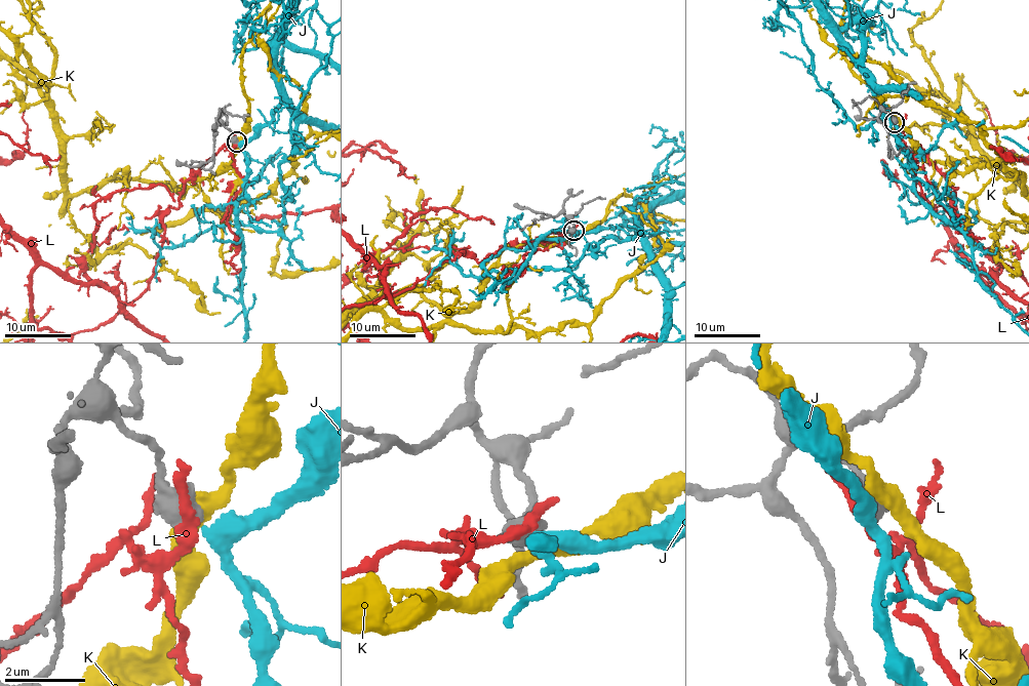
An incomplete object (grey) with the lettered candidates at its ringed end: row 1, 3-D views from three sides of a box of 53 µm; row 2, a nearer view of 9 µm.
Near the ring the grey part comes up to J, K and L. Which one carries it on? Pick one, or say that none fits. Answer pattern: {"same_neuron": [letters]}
{"same_neuron": ["J"]}

